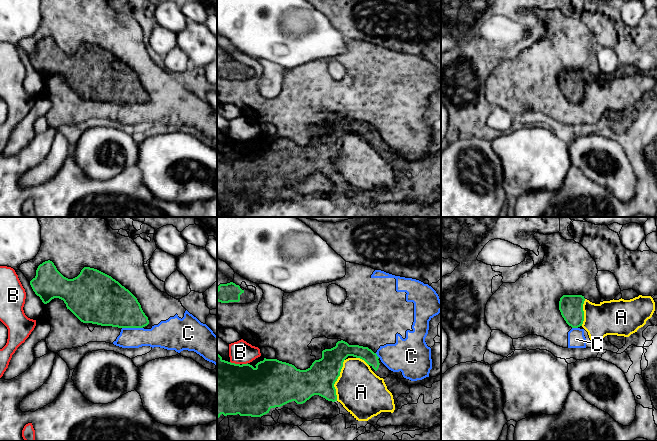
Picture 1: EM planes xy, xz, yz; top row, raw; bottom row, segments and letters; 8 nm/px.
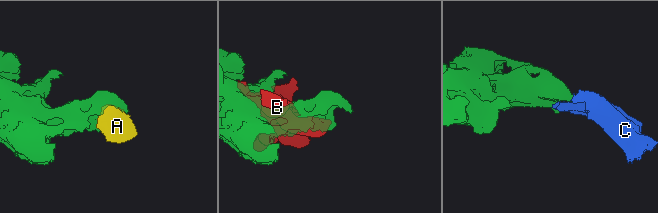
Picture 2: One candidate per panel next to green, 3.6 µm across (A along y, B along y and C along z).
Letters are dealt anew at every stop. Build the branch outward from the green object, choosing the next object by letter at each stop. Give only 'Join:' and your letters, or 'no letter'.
Join: no letter

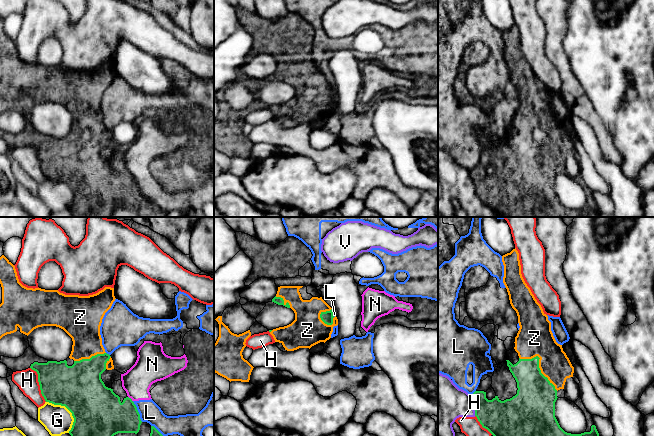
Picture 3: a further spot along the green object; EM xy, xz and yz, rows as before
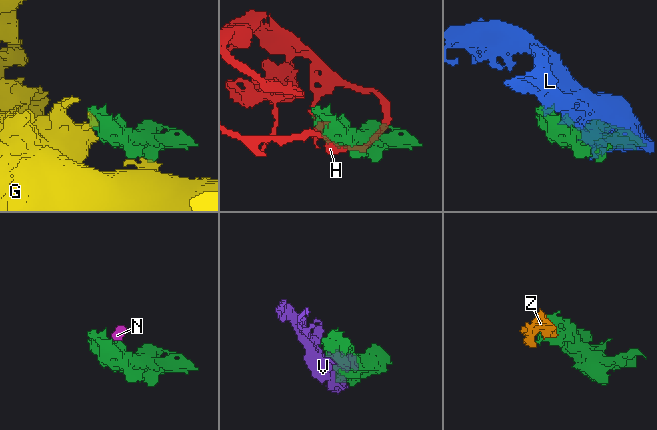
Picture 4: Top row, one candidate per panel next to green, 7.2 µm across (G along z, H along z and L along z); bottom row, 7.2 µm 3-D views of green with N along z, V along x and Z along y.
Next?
Join: Z

